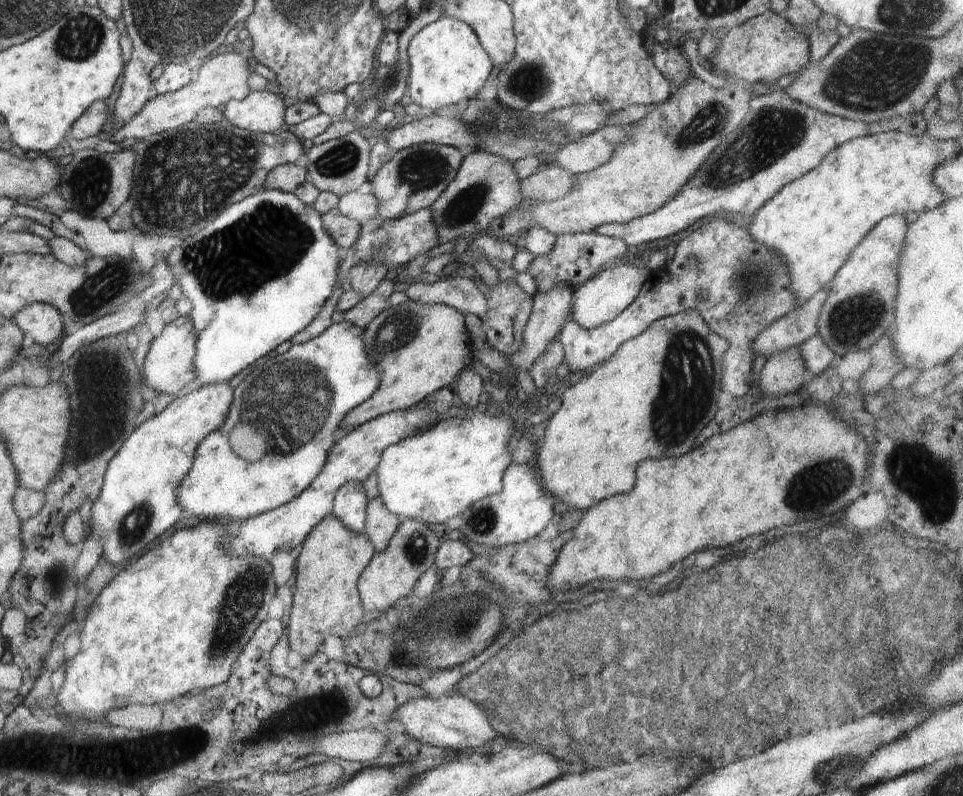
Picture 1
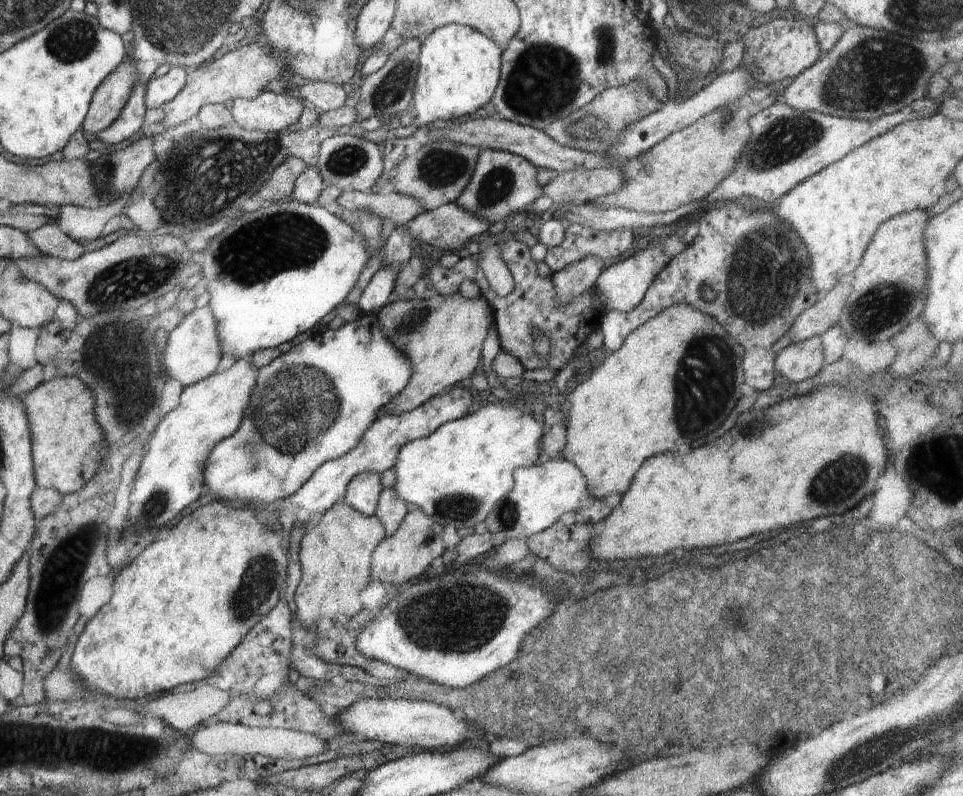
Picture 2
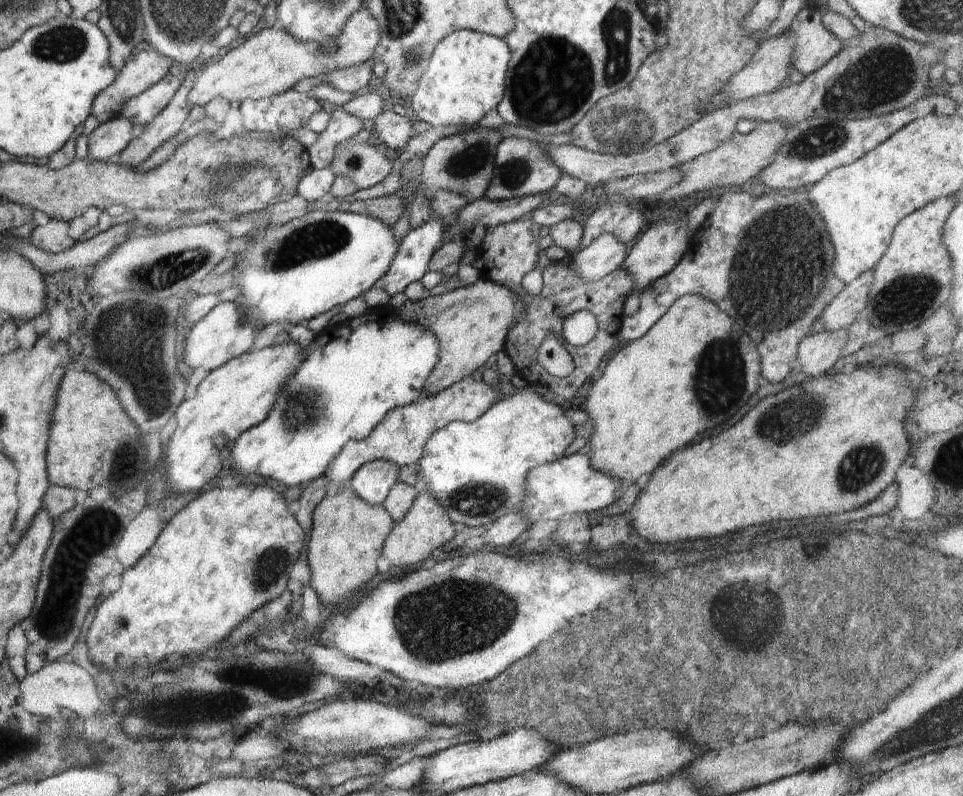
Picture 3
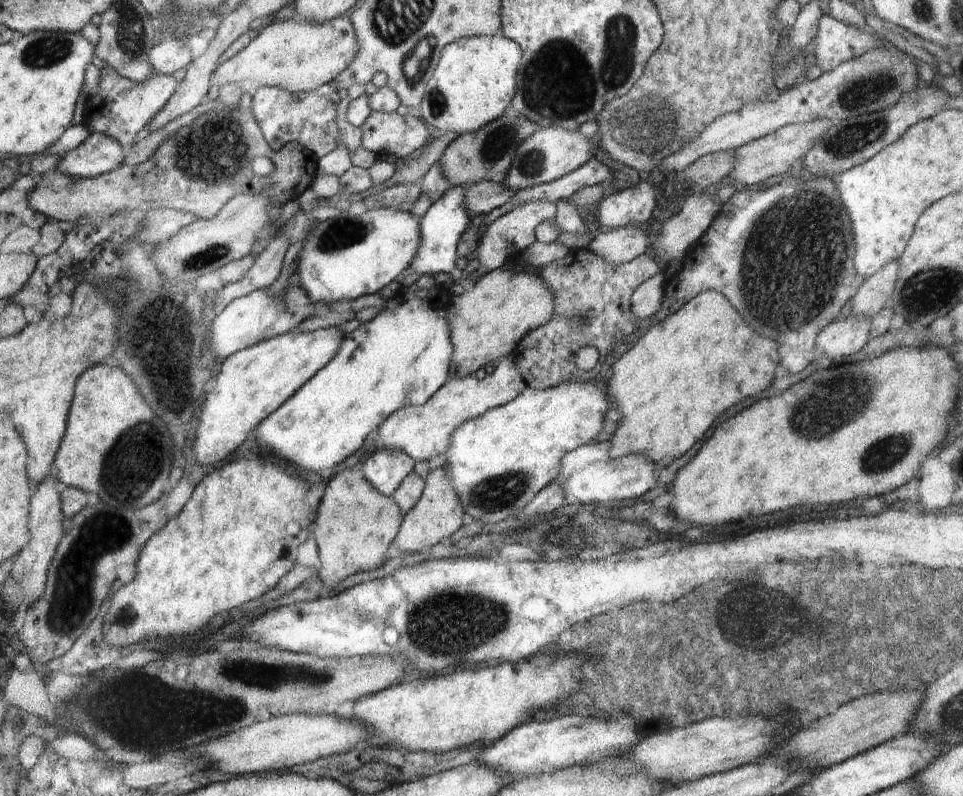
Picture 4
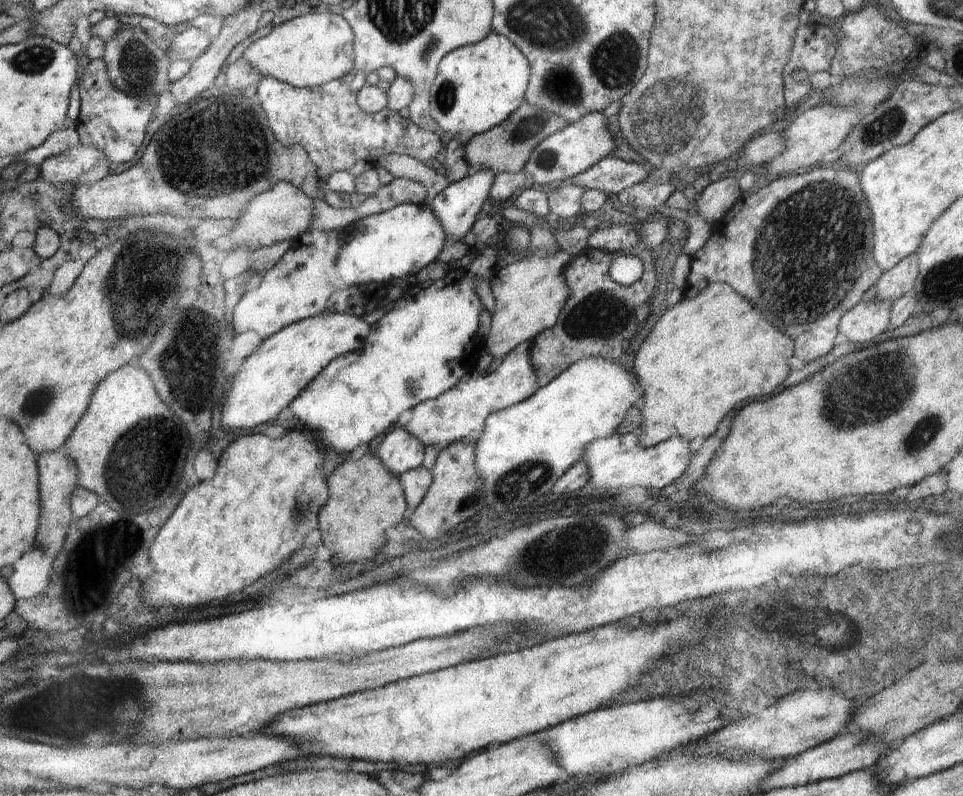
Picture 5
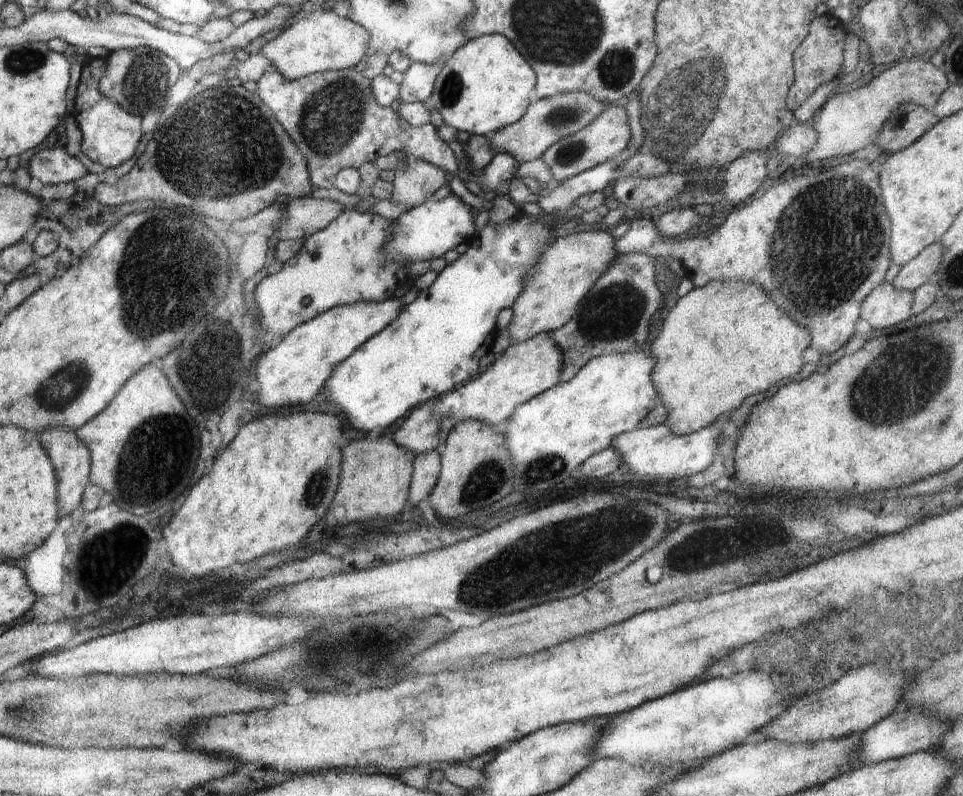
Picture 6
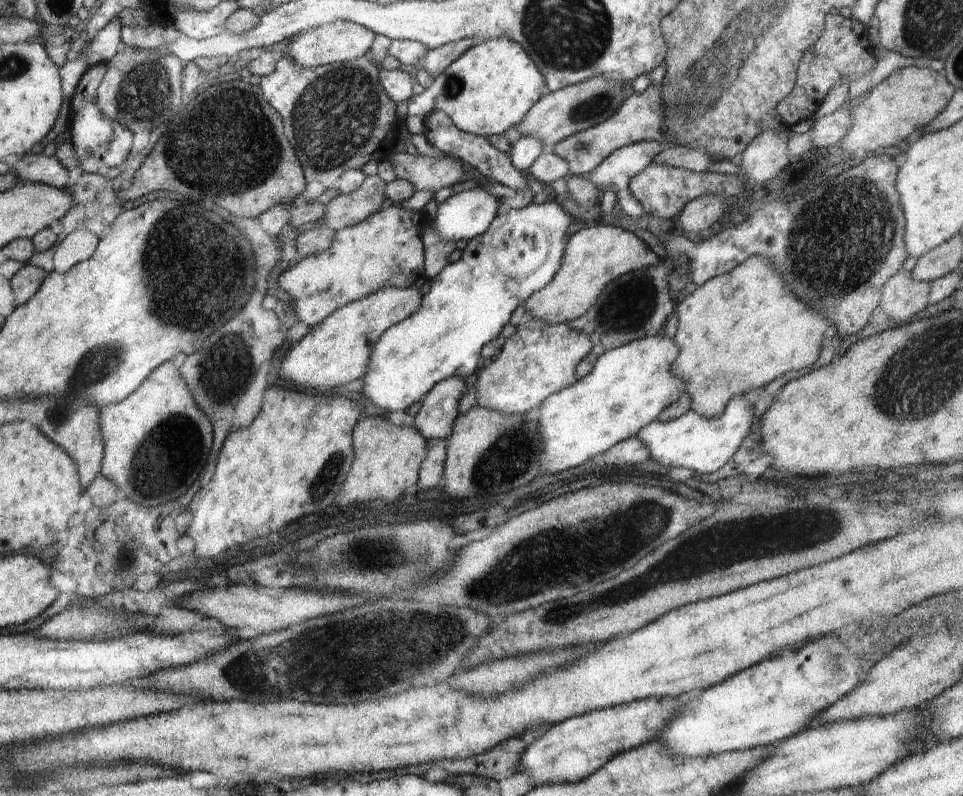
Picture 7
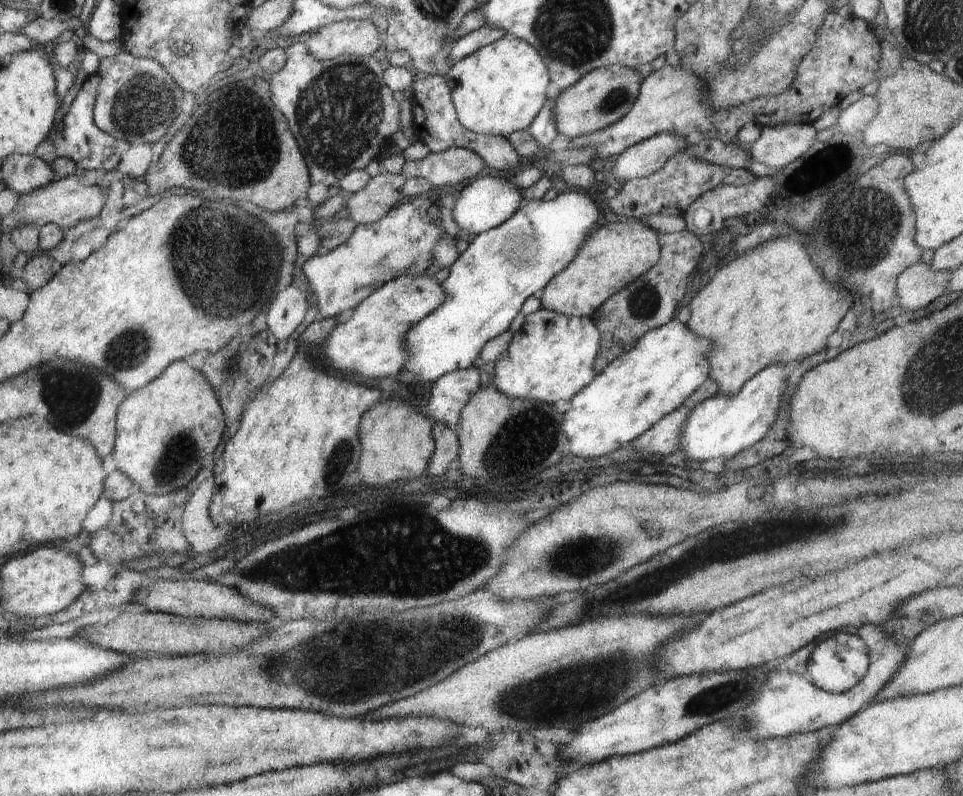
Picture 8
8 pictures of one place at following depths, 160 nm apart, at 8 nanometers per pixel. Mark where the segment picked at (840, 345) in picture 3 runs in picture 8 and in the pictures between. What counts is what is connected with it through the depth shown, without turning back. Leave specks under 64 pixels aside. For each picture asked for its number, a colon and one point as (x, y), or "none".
4: (842, 337)
5: (866, 320)
6: (886, 305)
7: (903, 296)
8: (919, 284)

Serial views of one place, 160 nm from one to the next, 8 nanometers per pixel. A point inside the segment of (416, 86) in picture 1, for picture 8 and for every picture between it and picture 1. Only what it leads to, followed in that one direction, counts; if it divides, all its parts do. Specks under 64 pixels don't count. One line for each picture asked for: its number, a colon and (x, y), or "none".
2: (459, 68)
3: (465, 78)
4: (474, 82)
5: (477, 86)
6: (485, 85)
7: (491, 87)
8: (500, 88)

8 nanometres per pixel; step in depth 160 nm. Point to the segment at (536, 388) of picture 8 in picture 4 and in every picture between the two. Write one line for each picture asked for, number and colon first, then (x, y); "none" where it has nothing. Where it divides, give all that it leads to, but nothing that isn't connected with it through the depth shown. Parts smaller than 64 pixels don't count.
4: (423, 432)
5: (459, 414)
6: (525, 369)
7: (539, 359)

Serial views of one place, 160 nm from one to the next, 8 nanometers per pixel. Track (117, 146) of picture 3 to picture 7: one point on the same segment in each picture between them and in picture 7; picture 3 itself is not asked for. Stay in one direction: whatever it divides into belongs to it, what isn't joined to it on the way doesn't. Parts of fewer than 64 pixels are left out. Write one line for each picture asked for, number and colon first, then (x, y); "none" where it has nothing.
4: (98, 154)
5: (62, 169)
6: (55, 165)
7: (37, 168)

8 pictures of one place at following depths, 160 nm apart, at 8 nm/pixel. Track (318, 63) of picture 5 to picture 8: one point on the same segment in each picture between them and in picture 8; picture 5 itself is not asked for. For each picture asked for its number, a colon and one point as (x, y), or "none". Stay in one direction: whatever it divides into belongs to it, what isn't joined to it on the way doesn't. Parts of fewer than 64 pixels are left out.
6: (323, 41)
7: (341, 41)
8: (360, 37)

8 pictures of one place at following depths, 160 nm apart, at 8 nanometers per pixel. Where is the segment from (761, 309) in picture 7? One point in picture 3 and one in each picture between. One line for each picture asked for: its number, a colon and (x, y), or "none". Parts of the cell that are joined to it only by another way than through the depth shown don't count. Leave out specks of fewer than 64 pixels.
3: (652, 398)
4: (687, 369)
5: (706, 354)
6: (724, 341)

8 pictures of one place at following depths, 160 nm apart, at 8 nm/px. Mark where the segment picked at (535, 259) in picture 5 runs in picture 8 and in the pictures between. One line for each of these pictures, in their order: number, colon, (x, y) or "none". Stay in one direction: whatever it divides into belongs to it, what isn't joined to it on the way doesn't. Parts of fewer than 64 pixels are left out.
6: (567, 269)
7: (593, 257)
8: (615, 254)

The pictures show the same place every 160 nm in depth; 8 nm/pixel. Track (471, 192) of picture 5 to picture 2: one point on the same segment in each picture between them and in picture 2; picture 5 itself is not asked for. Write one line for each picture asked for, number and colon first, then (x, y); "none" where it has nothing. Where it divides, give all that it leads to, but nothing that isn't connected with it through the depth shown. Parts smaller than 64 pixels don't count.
2: (376, 295)
3: (416, 249)
4: (445, 223)

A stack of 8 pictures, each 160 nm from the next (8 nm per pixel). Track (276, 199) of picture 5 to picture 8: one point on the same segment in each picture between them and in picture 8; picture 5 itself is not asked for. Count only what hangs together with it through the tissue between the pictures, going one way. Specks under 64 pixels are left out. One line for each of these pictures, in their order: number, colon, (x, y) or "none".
6: (305, 216)
7: (347, 209)
8: (383, 192)

